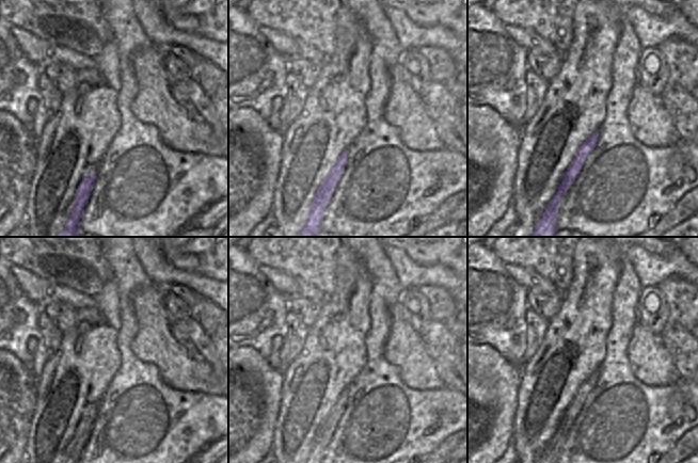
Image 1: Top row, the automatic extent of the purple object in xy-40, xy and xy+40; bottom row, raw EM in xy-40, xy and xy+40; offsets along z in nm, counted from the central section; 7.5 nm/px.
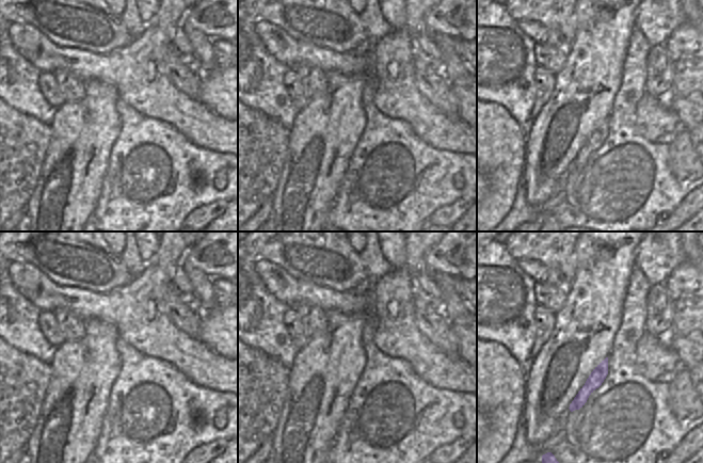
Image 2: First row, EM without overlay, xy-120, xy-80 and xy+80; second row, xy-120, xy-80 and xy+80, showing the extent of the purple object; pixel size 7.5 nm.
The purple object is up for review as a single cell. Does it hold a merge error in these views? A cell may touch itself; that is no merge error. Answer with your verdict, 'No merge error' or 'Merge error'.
No merge error

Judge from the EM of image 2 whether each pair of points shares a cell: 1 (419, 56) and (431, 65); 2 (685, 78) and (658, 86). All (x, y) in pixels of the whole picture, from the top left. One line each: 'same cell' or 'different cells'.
1: same cell
2: different cells

